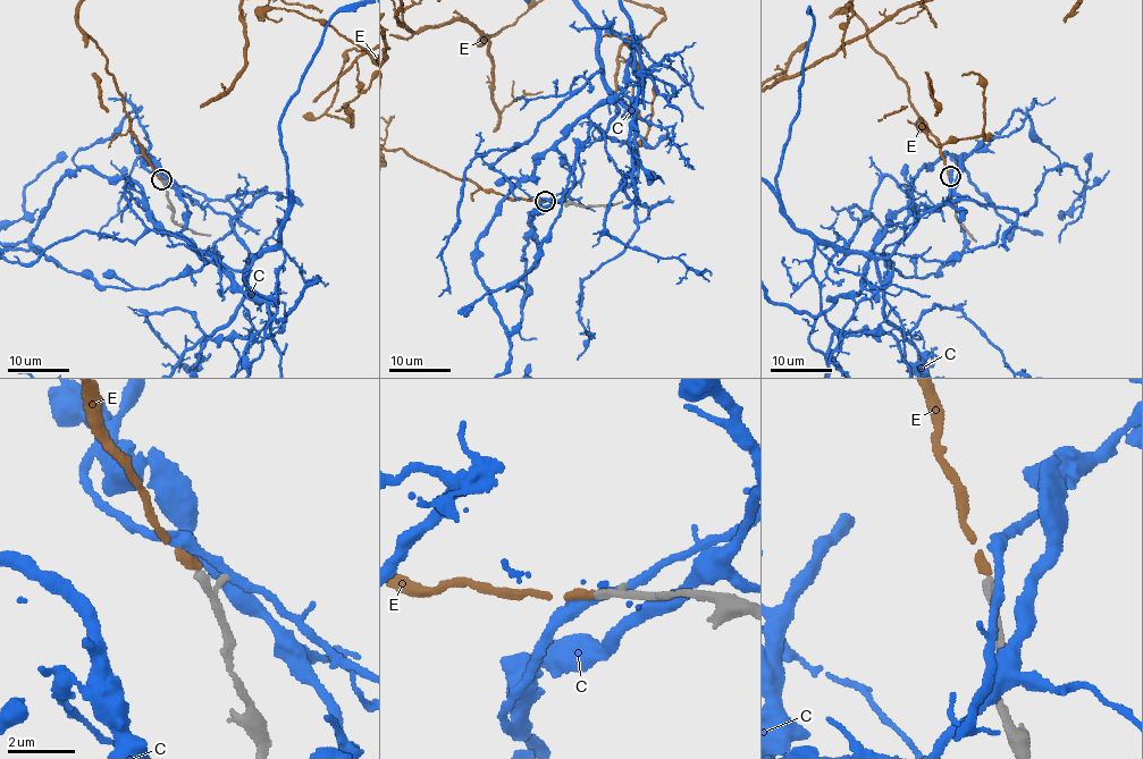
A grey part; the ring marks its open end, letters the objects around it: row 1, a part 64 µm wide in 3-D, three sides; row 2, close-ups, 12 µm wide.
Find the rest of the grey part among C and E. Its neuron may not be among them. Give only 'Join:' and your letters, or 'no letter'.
Join: E

